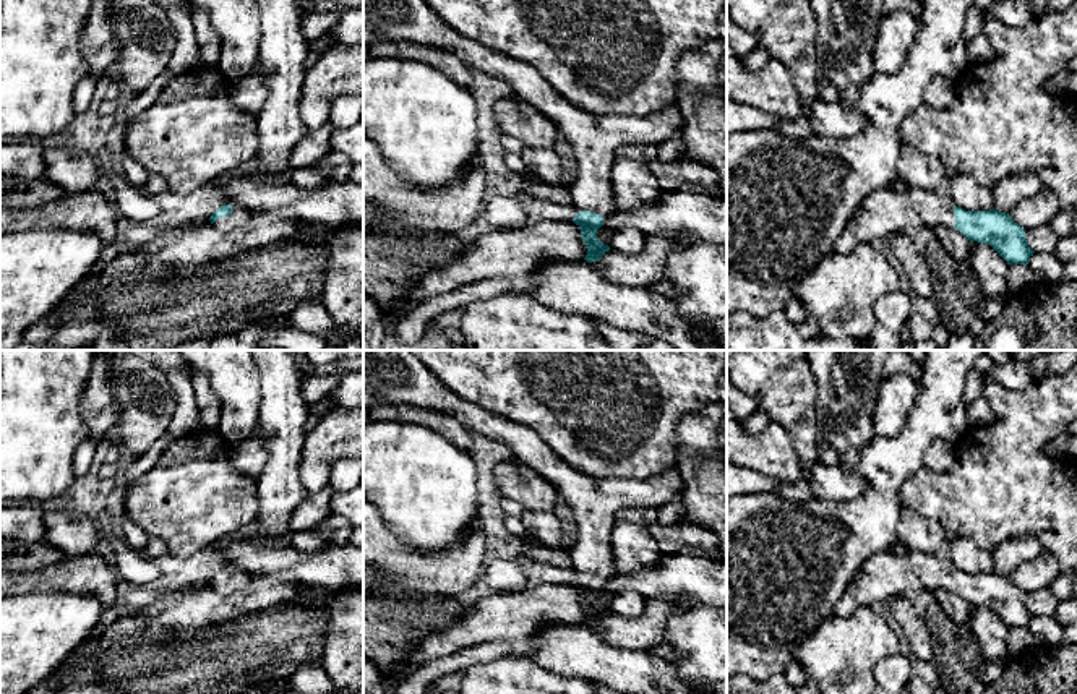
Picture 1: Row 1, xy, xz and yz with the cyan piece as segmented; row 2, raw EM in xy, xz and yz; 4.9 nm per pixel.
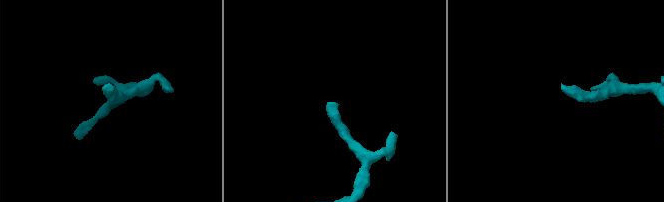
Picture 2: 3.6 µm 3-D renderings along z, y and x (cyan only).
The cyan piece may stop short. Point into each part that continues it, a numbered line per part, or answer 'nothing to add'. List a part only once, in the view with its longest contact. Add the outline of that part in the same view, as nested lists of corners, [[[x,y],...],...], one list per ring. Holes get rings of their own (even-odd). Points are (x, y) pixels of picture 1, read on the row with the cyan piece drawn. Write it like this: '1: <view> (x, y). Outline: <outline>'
1: xy (239, 216). Outline: [[[232,204],[232,214],[217,219],[212,224],[212,227],[216,227],[221,232],[227,232],[227,230],[230,230],[234,227],[240,227],[240,225],[247,224],[248,219],[250,219],[250,214],[243,208],[240,208],[237,204]]]

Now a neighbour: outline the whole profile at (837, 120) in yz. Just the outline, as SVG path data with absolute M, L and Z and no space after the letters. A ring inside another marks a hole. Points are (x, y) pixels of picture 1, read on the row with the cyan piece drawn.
M814 102L808 115L814 136L852 138L863 131L866 118L855 105L839 102Z

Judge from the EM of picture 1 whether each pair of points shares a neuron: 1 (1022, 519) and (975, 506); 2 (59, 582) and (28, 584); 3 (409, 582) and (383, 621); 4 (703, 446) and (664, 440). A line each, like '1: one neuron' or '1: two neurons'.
1: one neuron
2: one neuron
3: two neurons
4: two neurons

